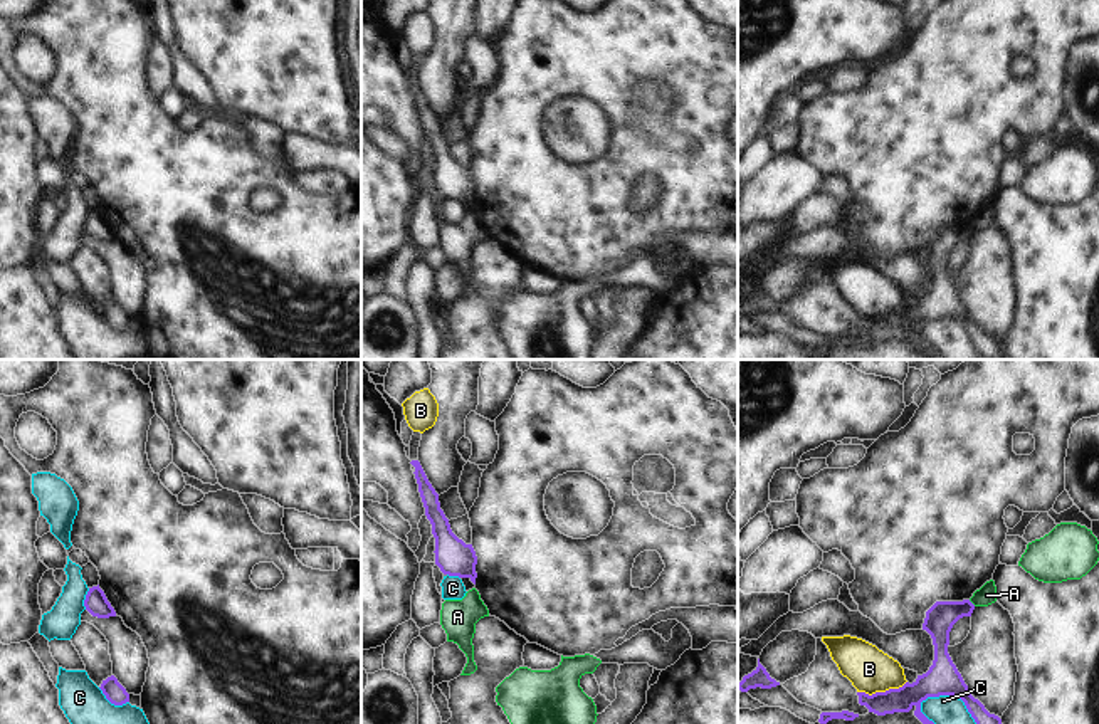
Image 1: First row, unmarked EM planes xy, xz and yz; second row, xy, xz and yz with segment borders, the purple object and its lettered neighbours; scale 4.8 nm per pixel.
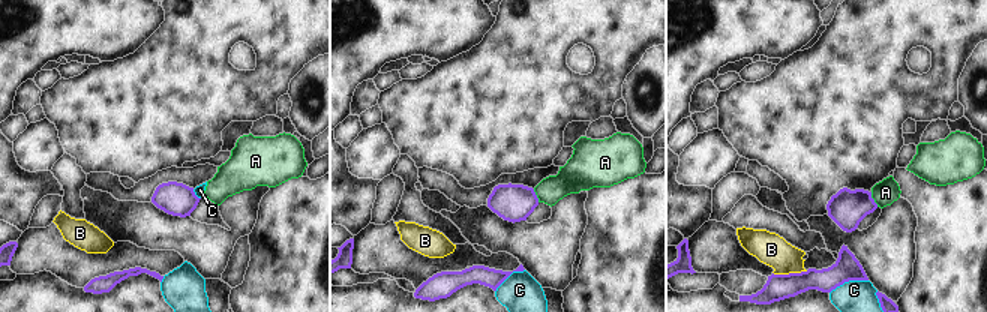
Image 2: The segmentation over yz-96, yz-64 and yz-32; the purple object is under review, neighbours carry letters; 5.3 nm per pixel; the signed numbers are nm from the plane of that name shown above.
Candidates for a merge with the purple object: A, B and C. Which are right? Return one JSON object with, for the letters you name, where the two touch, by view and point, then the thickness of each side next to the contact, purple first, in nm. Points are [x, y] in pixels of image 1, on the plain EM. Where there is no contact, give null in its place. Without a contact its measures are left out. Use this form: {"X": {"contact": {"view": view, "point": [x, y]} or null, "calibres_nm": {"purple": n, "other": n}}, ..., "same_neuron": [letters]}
{"same_neuron": []}

